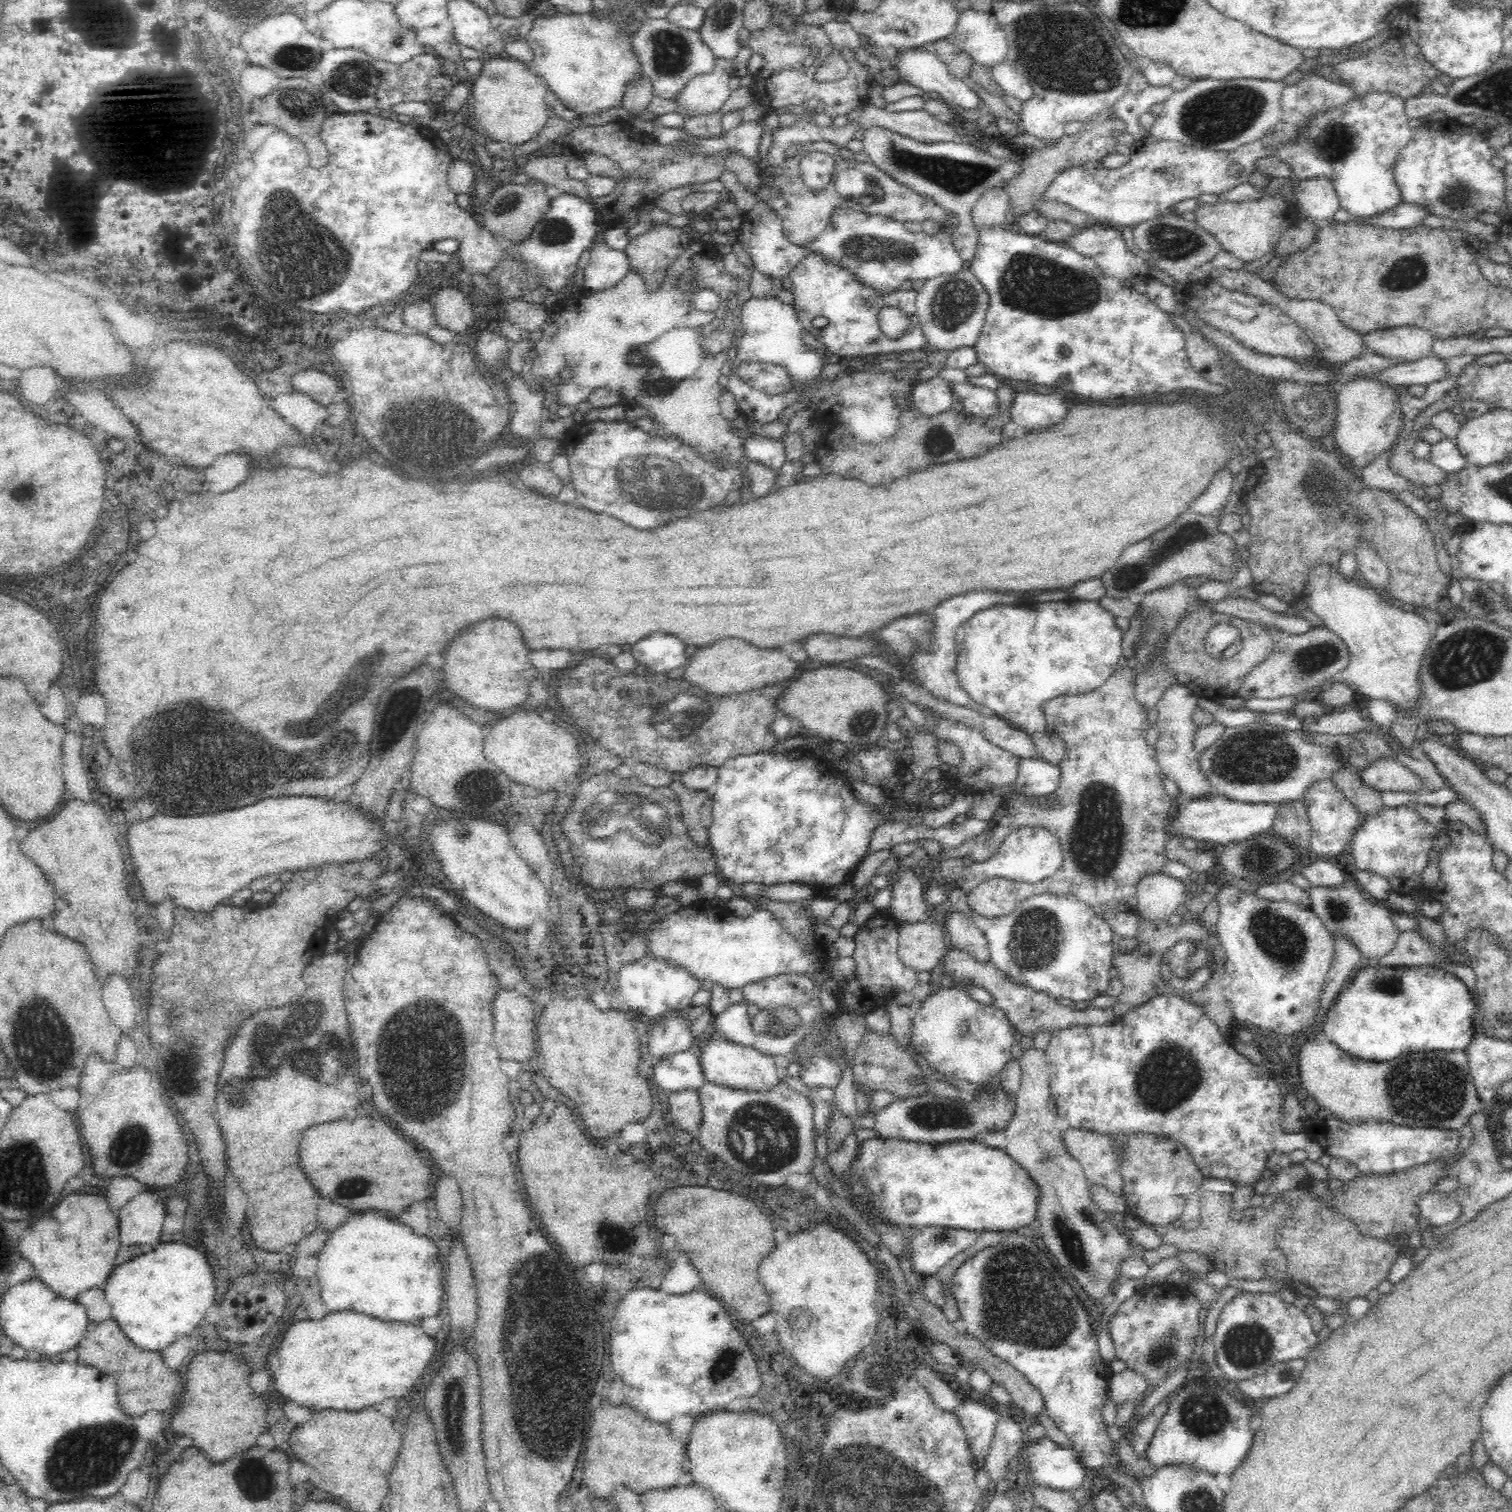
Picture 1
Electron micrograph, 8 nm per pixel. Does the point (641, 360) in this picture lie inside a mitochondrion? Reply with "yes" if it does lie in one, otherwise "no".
yes

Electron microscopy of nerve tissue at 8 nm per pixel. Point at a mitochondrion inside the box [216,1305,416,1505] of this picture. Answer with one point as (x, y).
(254, 1476)

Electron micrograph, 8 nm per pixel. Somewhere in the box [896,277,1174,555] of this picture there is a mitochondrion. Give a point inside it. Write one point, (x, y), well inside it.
(939, 441)

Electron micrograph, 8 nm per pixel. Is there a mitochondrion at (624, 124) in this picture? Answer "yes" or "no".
no

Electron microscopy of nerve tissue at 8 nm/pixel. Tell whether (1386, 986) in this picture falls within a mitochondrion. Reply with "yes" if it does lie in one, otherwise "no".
yes

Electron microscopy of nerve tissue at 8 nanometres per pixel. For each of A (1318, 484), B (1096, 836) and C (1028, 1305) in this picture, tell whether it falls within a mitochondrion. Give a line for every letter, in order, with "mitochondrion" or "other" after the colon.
A: mitochondrion
B: mitochondrion
C: mitochondrion

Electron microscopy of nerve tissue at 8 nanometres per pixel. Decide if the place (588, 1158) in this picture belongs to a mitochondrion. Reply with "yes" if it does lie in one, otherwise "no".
no

